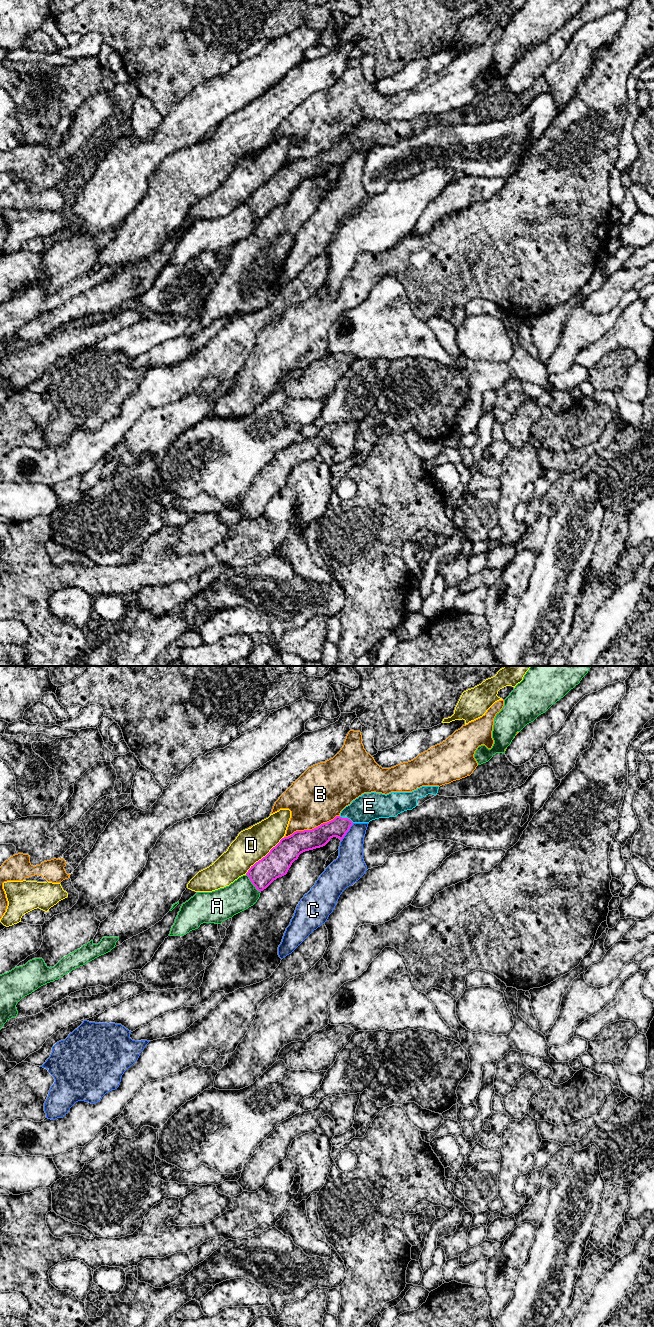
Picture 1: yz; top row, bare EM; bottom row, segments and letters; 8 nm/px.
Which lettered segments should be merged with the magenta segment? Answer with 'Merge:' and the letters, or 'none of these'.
Merge: E

